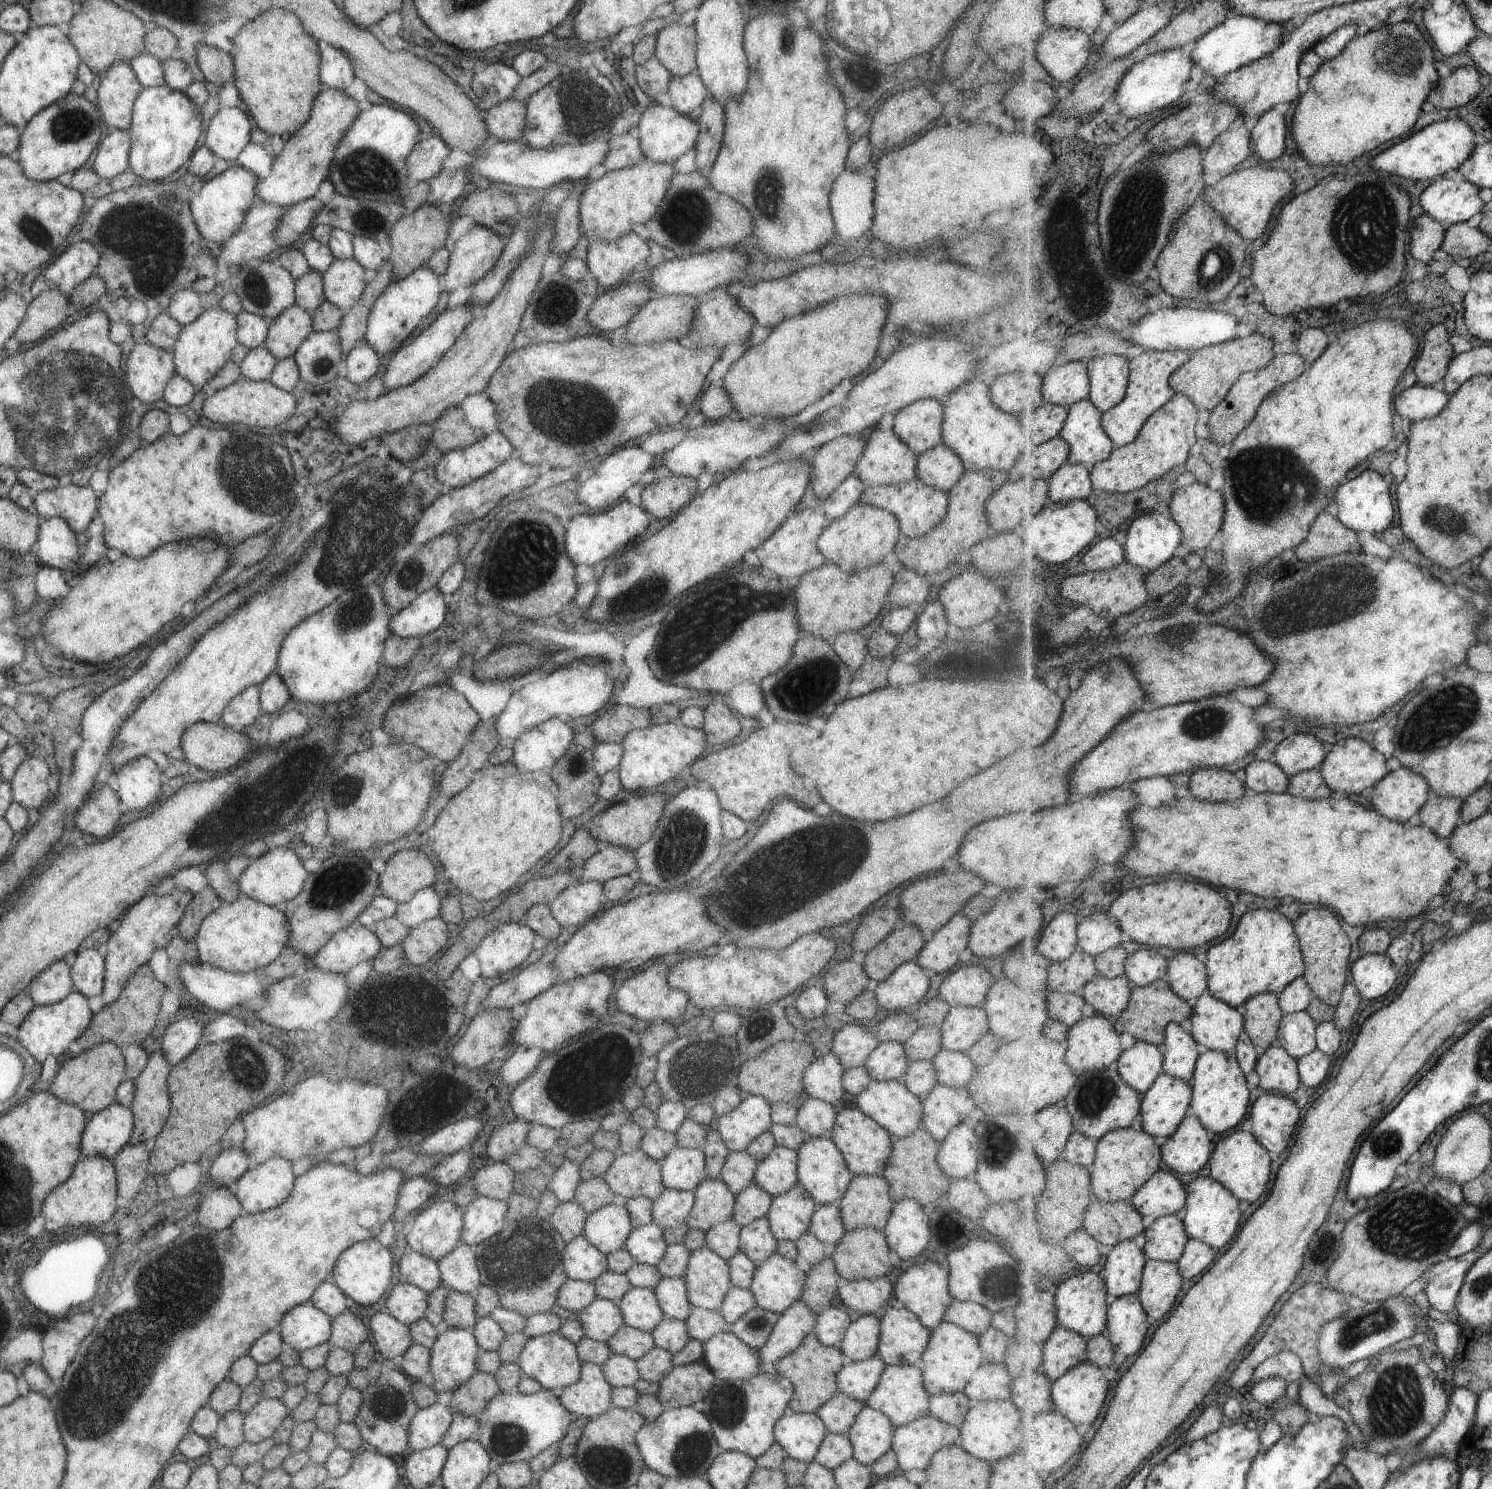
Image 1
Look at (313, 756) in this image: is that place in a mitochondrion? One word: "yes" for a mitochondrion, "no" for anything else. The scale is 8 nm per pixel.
yes

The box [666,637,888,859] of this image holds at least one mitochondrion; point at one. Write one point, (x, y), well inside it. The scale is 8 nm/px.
(803, 689)

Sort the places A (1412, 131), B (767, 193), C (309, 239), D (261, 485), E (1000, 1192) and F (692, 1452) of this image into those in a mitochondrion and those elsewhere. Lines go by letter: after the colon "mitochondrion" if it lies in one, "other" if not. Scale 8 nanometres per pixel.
A: other
B: mitochondrion
C: other
D: mitochondrion
E: other
F: mitochondrion

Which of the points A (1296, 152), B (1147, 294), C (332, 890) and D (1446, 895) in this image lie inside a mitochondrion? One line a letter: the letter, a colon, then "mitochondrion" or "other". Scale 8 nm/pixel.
A: other
B: other
C: mitochondrion
D: other

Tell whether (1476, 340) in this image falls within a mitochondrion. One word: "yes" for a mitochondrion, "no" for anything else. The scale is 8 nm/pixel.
no

